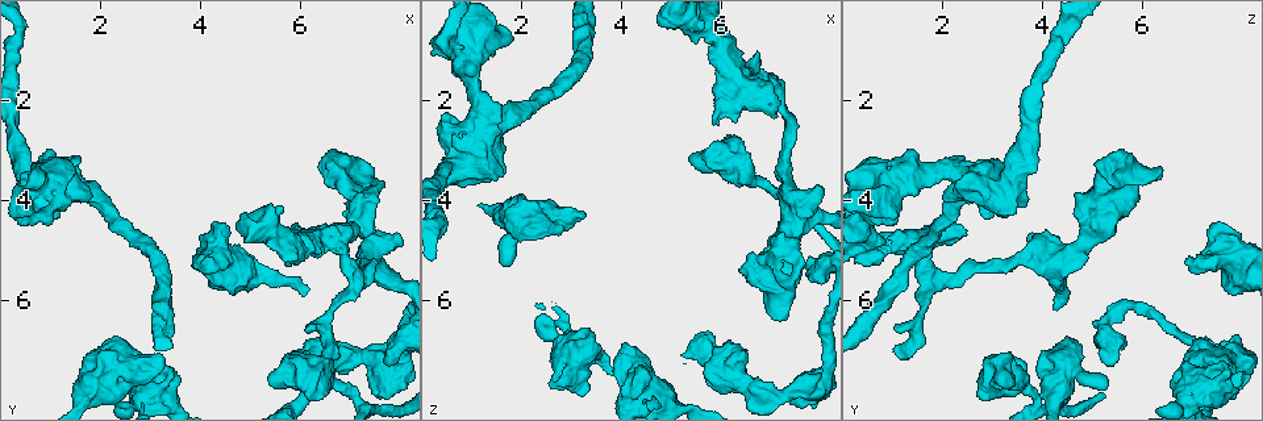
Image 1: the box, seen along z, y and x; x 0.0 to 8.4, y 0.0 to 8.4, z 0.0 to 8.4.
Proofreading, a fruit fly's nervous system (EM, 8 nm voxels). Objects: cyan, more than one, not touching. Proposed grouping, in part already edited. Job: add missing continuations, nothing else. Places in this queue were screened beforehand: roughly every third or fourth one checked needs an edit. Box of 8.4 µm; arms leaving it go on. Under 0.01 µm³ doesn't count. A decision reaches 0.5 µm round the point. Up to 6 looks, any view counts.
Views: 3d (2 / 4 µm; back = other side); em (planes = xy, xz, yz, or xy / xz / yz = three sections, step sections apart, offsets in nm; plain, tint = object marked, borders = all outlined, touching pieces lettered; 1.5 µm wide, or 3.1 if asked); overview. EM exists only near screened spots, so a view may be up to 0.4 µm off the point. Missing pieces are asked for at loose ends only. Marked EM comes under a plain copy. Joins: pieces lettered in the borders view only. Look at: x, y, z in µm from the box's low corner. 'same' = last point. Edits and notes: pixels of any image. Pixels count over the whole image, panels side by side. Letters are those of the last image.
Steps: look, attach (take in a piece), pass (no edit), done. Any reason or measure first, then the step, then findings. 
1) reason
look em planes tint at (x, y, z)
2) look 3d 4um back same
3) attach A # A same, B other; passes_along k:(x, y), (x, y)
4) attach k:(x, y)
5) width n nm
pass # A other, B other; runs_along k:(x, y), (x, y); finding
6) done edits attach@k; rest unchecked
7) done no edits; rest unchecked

thick end
look 3d 4um at (7.15, 3.30, 6.35)

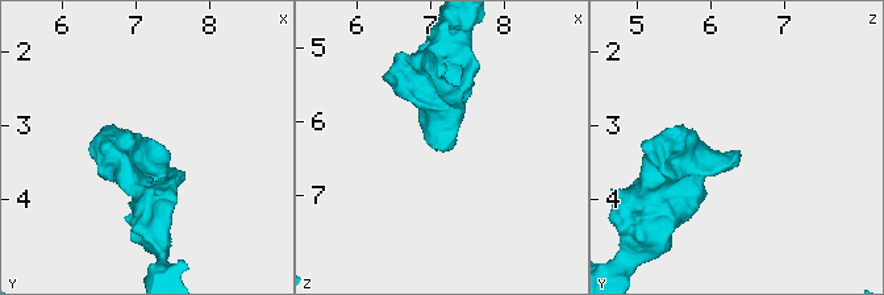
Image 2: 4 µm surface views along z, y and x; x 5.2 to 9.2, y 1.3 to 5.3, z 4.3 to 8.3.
now the EM
look em yz step 8 tint at (7.10, 3.35, 6.40)

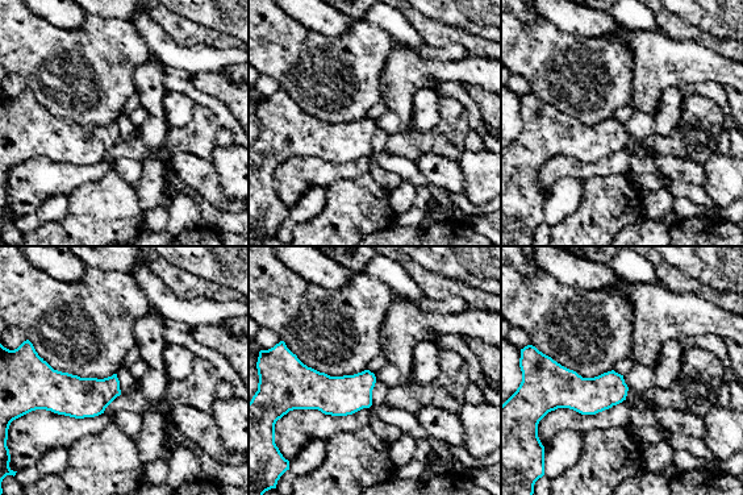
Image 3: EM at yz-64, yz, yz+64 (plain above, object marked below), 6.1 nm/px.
look em planes borders same

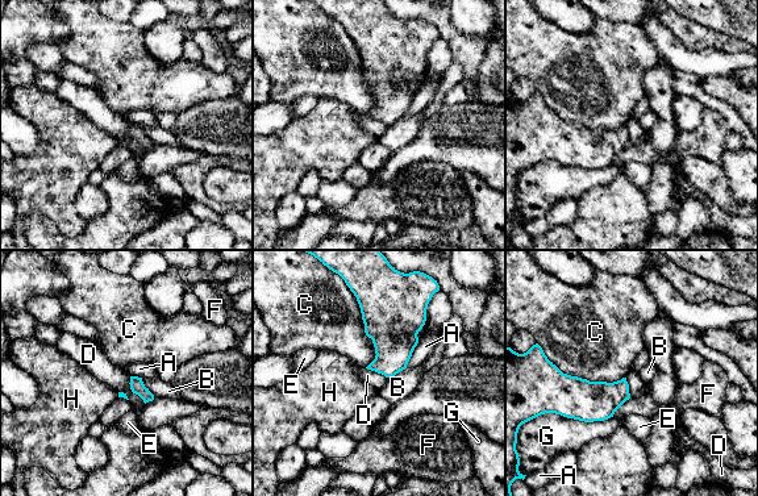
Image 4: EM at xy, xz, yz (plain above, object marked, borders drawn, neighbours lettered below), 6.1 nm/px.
pass # A other, B other, C other, D other, E other, F other, G other, H other; border 4:(129, 376), (129, 388), (145, 403); no lettered piece goes on from it

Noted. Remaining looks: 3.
end of a long branch
look 3d 4um at (7.65, 7.30, 5.30)

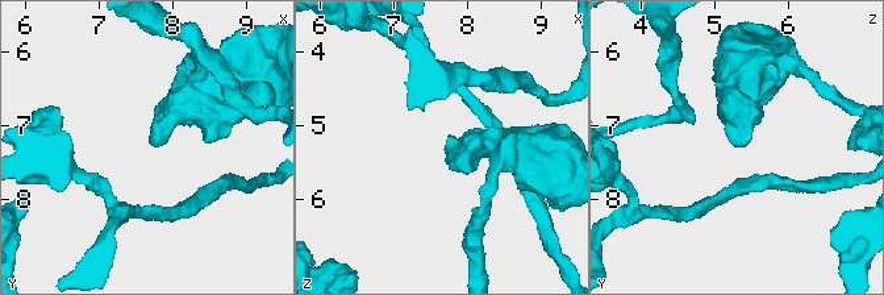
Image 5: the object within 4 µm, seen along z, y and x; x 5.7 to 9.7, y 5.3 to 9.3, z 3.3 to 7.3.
look em planes borders at (7.70, 7.25, 5.35)

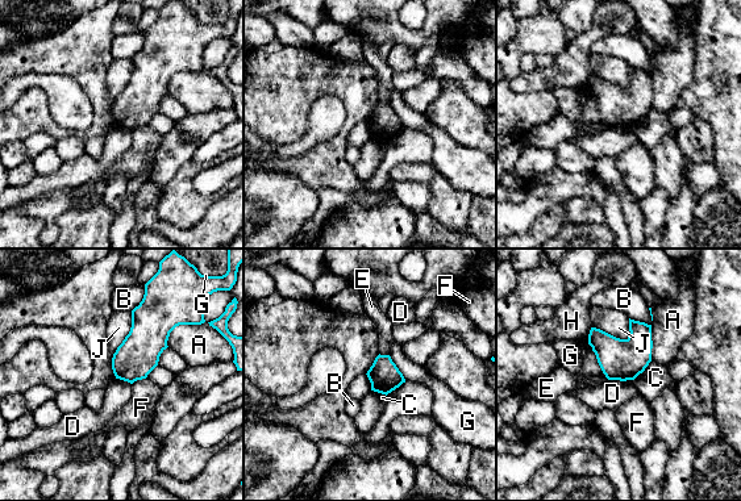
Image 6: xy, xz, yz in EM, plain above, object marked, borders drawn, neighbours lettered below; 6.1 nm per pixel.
longest_contact J 240 nm
pass # A other, B other, C other, D other, E other, F other, G other, H other, J other; border 6:(592, 326), (620, 338), (631, 332); no lettered piece goes on from it

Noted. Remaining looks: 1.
stops while still wide
look em planes borders at (4.05, 5.25, 6.90)

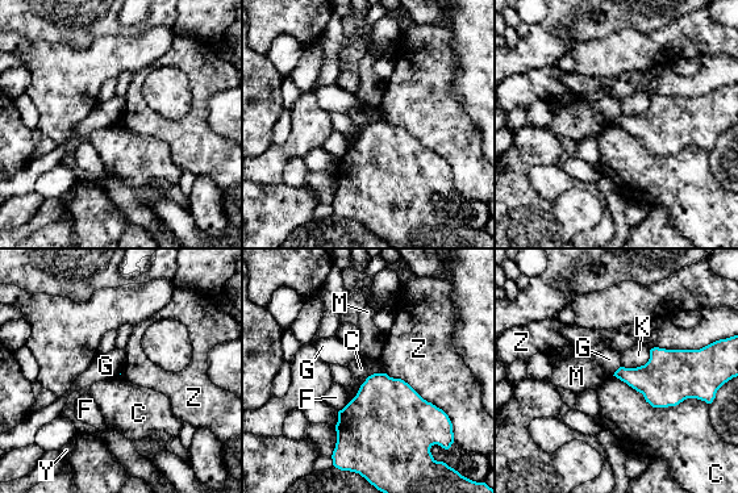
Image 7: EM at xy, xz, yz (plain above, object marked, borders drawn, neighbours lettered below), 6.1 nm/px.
pass # C other, F other, G other, K other, M other, Y other, Z other; border 7:(613, 375), (653, 406), (708, 404); no lettered piece goes on from it

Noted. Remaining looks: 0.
done no edits; rest unchecked

